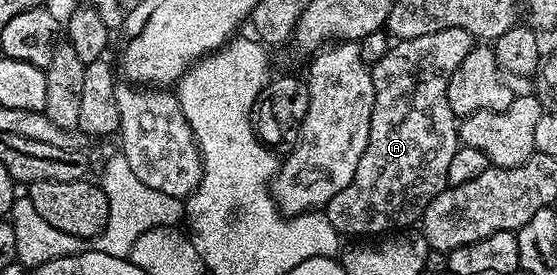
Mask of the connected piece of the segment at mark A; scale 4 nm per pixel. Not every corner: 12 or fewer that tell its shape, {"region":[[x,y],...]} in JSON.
{"region":[[475,39],[390,44],[338,235],[416,226],[447,188],[459,118],[445,92]]}

